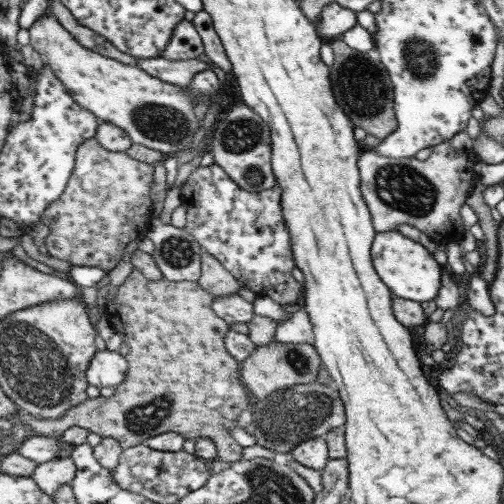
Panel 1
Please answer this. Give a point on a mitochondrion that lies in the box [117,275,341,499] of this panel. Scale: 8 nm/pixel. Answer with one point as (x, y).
(282, 420)

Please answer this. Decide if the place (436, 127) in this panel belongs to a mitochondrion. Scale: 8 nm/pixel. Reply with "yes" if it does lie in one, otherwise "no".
no

